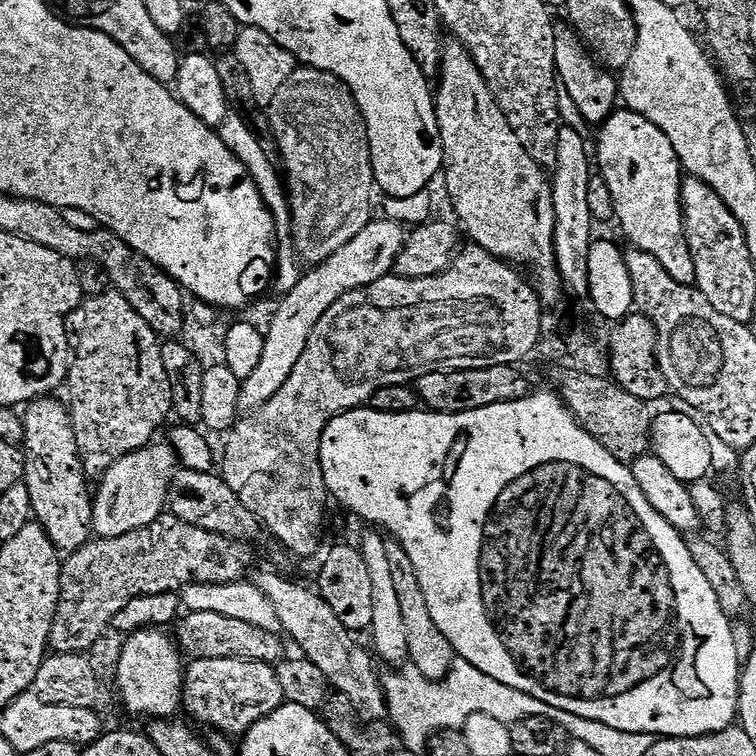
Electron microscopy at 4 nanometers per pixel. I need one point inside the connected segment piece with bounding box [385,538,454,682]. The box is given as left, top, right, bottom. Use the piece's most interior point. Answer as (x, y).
(429, 651)

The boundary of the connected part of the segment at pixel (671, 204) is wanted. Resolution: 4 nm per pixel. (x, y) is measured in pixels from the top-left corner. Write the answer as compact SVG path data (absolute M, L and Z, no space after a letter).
M617 110L612 117L599 125L600 137L594 140L594 160L598 165L599 175L606 178L606 186L614 197L616 220L622 231L628 235L628 244L638 248L646 254L654 254L658 262L662 262L662 270L674 278L674 282L695 285L694 258L690 246L686 242L684 233L684 211L680 201L680 185L682 183L682 169L678 154L674 154L674 146L670 146L670 138L654 126L642 114L627 110Z

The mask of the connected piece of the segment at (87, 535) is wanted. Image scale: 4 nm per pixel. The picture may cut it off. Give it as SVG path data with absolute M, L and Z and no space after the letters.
M51 395L41 396L23 409L24 475L22 483L26 486L26 490L30 490L35 523L40 524L42 530L46 530L57 553L71 554L93 539L93 493L90 491L90 477L84 473L84 467L80 461L67 407L61 401L59 404L52 399L56 398Z

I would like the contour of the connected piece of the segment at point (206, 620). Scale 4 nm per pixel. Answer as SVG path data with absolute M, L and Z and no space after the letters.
M188 612L179 617L175 628L174 639L181 653L189 661L238 658L246 662L262 662L275 666L286 656L285 641L280 632L262 630L259 626L253 626L251 622L241 622L239 618L225 618L222 614L213 612Z

